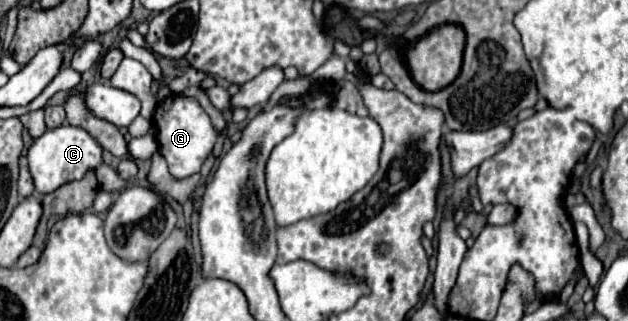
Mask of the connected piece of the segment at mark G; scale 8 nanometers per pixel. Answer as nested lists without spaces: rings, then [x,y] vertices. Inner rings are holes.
[[[173,94],[167,100],[163,100],[157,110],[155,110],[155,118],[153,124],[157,128],[157,142],[159,142],[159,150],[165,156],[167,164],[169,164],[169,172],[173,178],[187,178],[195,172],[201,170],[203,160],[207,158],[207,154],[213,150],[215,146],[215,128],[207,116],[207,112],[199,106],[199,102],[195,98],[187,98],[181,94]]]

